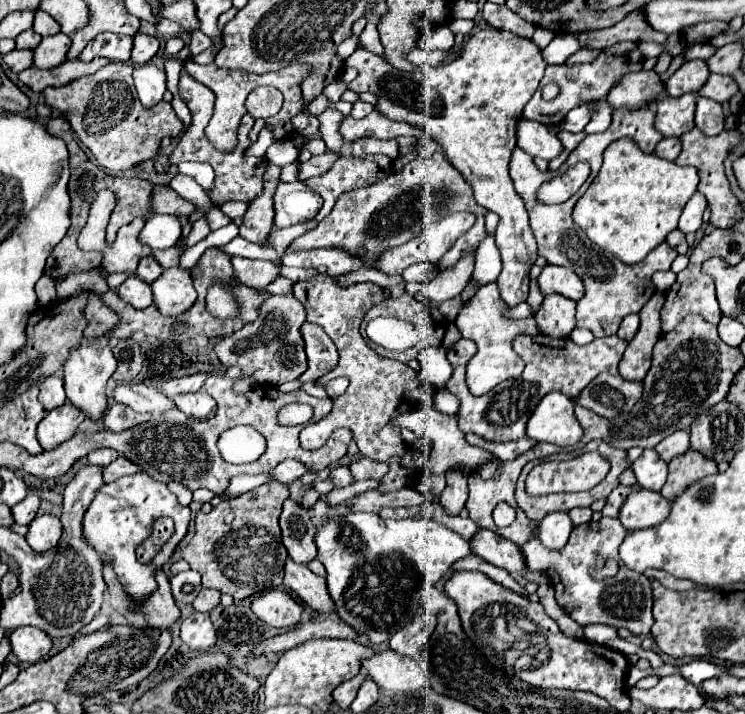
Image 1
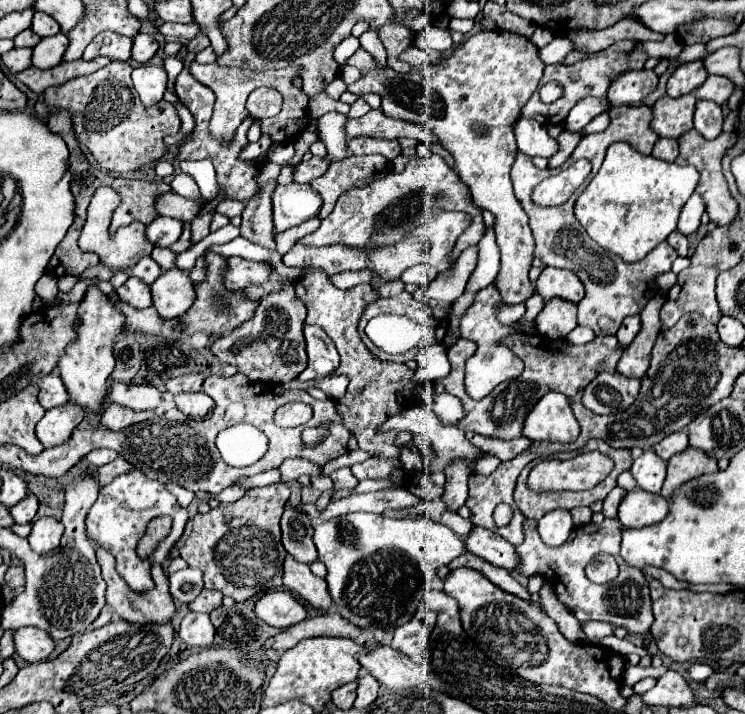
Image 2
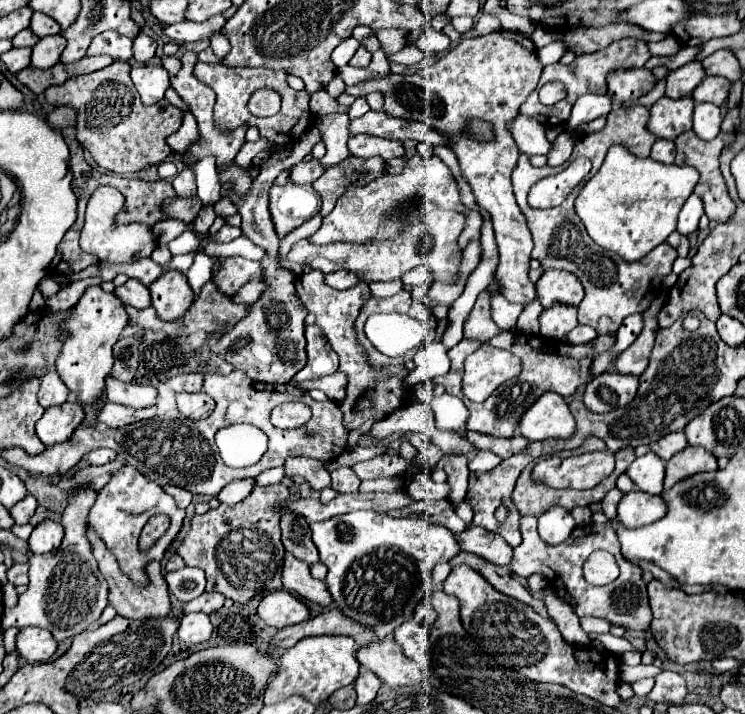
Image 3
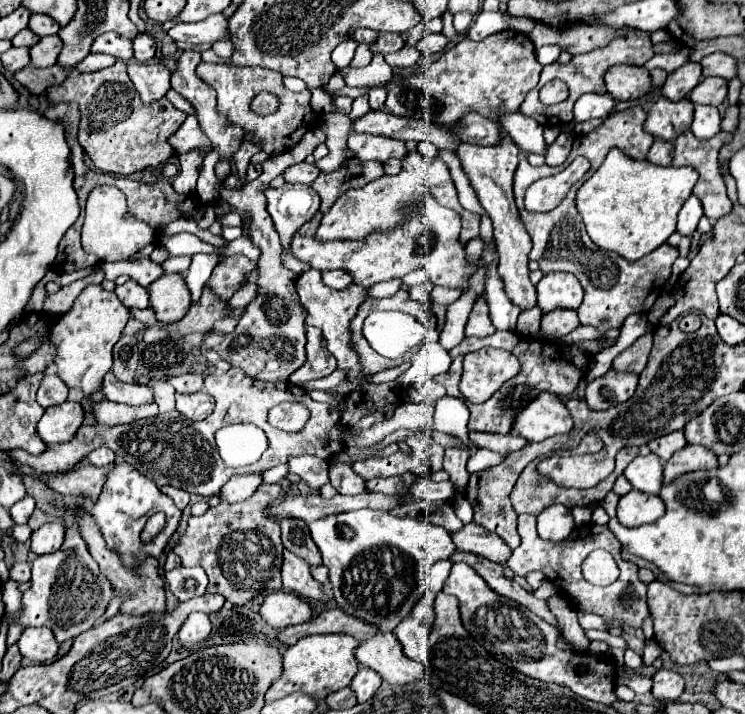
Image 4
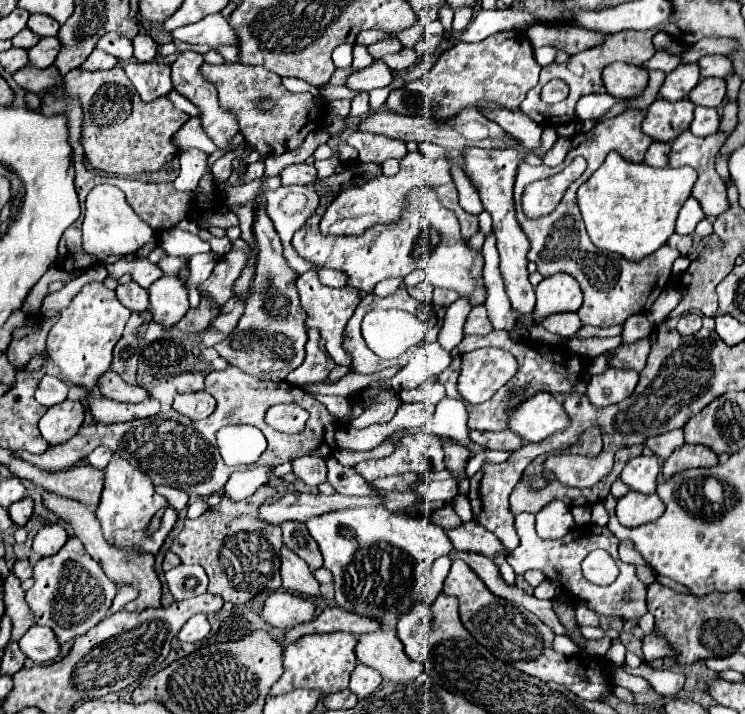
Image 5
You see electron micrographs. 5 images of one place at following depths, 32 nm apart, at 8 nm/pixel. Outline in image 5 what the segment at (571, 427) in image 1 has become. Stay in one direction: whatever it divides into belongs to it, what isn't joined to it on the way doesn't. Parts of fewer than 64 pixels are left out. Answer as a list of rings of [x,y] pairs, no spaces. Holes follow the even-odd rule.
[[[538,392],[532,400],[514,408],[508,418],[508,428],[524,442],[542,442],[568,426],[570,420],[564,406],[550,392]]]

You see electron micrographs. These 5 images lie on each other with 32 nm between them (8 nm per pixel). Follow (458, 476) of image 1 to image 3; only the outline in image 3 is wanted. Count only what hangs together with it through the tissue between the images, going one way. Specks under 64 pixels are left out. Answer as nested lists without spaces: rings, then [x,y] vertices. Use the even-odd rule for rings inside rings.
[[[448,456],[448,460],[444,460],[444,472],[448,476],[448,496],[446,500],[452,506],[458,506],[460,502],[466,500],[466,488],[468,488],[468,458],[466,456]]]

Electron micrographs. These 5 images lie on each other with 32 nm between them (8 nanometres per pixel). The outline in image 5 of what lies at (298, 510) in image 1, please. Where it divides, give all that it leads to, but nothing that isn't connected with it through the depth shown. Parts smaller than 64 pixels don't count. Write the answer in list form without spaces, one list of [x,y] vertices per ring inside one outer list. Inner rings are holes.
[[[292,520],[284,522],[282,538],[284,538],[286,548],[292,550],[294,554],[298,554],[300,558],[304,558],[312,570],[322,566],[320,550],[316,548],[316,542],[312,540],[312,536],[308,536],[308,528],[304,522],[292,522]]]

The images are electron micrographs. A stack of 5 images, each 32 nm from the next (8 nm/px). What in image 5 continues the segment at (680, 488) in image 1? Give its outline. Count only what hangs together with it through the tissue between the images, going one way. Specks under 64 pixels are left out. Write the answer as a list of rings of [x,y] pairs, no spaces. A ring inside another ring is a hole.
[[[684,444],[676,452],[672,452],[672,456],[664,462],[662,474],[664,474],[664,480],[670,480],[674,474],[684,472],[688,468],[712,468],[716,464],[718,464],[718,456],[710,448]]]

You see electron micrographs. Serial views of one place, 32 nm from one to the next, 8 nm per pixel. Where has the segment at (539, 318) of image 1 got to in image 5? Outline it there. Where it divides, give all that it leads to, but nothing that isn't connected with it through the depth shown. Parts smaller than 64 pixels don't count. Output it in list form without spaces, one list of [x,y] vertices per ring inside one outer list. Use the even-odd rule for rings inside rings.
[[[558,312],[558,314],[552,314],[552,316],[546,316],[542,320],[542,326],[550,332],[550,334],[556,334],[556,336],[562,336],[562,338],[568,338],[568,336],[574,336],[582,324],[580,324],[580,318],[578,314],[574,312]]]

